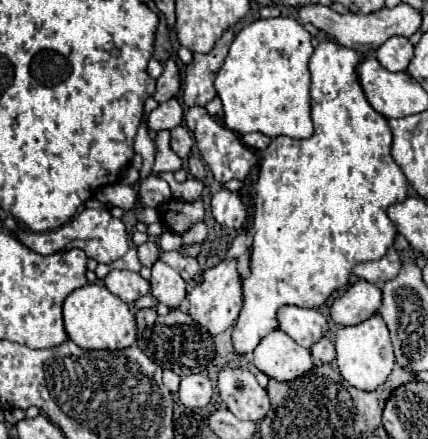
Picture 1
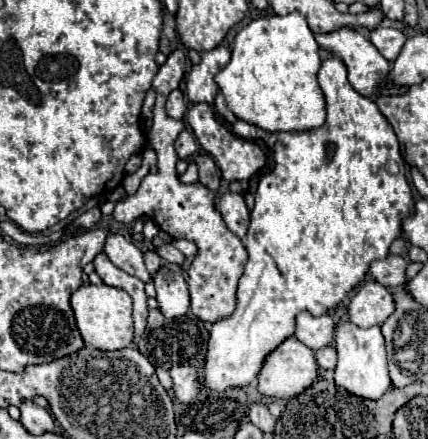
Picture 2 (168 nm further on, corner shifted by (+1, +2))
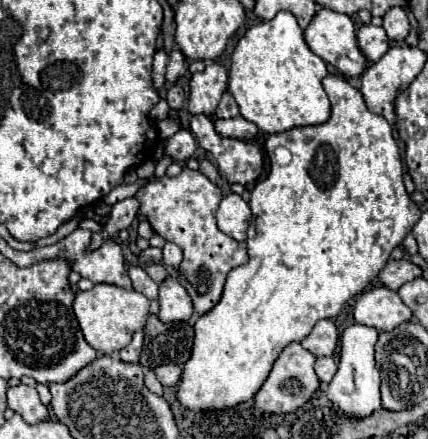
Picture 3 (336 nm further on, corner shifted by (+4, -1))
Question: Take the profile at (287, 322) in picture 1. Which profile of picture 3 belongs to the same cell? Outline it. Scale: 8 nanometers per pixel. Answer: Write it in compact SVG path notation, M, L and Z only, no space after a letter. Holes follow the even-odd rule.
M319 320L311 334L301 342L303 348L307 348L311 354L315 354L317 358L321 356L333 356L335 348L337 348L337 326L331 320Z

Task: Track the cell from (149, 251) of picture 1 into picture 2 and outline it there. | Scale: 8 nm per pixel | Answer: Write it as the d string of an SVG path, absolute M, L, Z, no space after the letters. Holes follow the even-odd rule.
M150 249L150 251L144 251L144 263L146 263L148 273L150 273L150 275L154 275L154 273L158 271L158 267L160 267L162 259L160 259L160 255L158 255L154 249Z

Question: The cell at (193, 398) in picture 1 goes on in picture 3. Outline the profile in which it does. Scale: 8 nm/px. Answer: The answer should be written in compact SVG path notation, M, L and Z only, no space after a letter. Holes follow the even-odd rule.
M177 364L157 366L157 368L153 368L153 372L163 386L175 386L179 382L179 376L181 376L181 368Z

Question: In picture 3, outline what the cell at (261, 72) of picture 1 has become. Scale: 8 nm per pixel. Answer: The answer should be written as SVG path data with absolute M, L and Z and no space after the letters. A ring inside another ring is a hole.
M279 12L273 20L251 26L237 42L231 56L229 90L243 118L255 122L263 132L275 134L329 120L331 106L321 86L327 74L325 62L309 50L295 16Z

